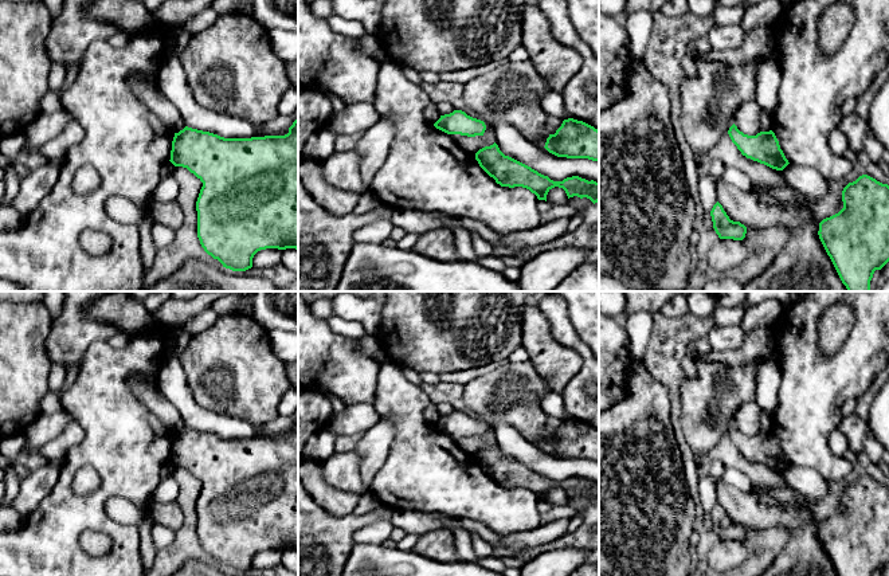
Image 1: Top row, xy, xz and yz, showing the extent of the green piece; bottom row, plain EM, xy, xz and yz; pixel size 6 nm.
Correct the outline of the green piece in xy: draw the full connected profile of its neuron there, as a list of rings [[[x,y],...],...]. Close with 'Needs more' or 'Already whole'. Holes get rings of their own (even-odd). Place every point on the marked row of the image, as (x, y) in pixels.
[[[298,118],[285,136],[251,138],[224,138],[185,126],[175,133],[169,161],[187,168],[203,183],[196,201],[197,238],[204,251],[223,267],[246,271],[261,250],[298,250]]]. Already whole

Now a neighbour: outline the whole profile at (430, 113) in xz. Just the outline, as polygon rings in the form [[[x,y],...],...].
[[[430,99],[424,107],[423,115],[426,121],[435,124],[440,118],[440,114],[436,109],[436,102]]]

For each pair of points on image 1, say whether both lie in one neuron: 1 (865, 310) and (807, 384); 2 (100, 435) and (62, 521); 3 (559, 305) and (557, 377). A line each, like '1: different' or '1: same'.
1: same
2: same
3: different

